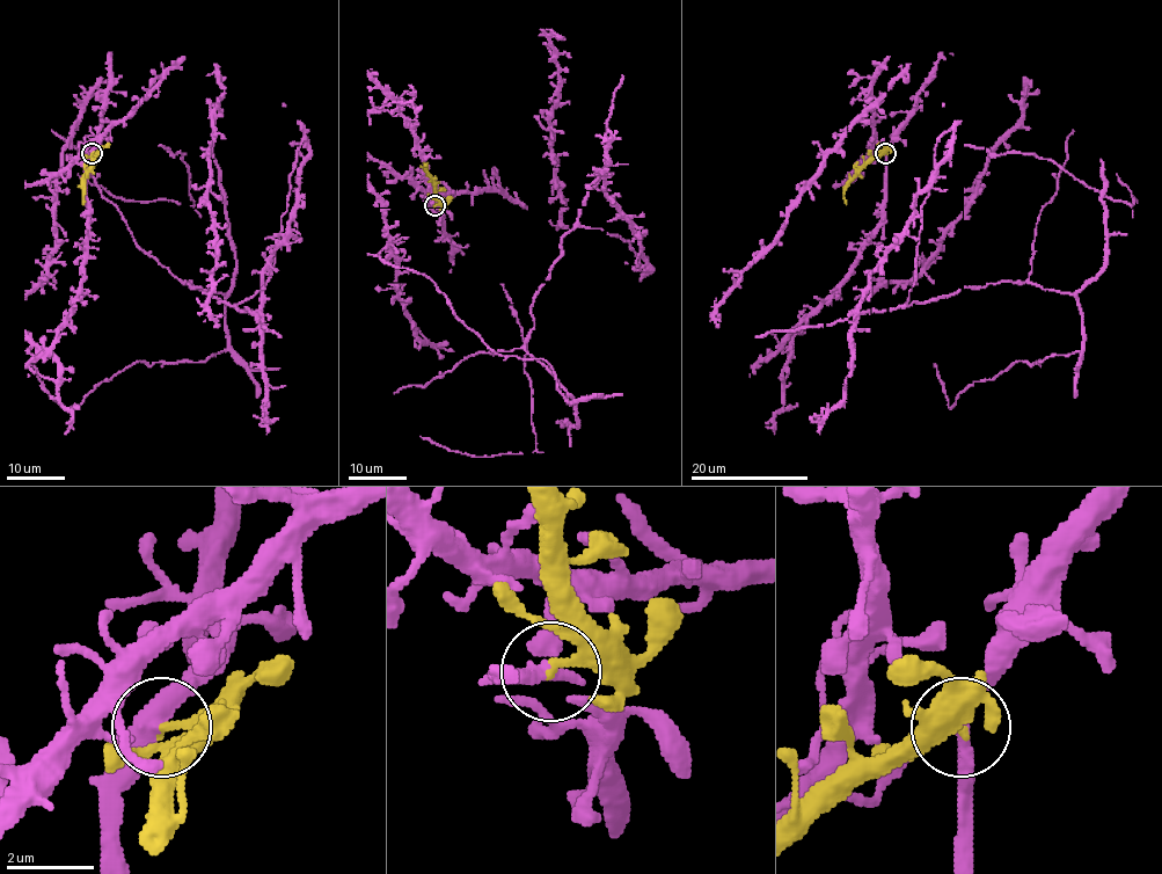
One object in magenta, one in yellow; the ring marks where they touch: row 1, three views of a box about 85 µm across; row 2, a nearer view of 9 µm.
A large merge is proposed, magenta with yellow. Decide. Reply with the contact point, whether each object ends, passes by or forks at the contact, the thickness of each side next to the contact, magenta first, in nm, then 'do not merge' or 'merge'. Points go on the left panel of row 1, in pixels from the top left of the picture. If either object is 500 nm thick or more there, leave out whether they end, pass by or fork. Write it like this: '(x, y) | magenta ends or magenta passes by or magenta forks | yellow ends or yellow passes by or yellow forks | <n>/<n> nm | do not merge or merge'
(92, 153) | magenta passes by | yellow ends | 400/240 nm | do not merge

